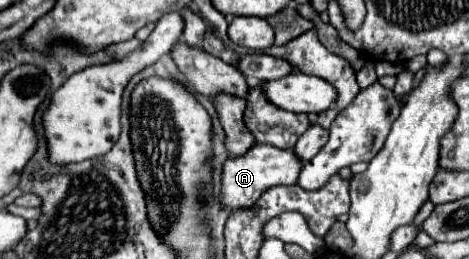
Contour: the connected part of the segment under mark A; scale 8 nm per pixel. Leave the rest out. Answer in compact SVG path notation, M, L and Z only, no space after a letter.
M263 143L255 145L241 157L229 157L223 165L221 177L221 203L231 209L251 207L259 195L273 185L295 185L303 161L293 151L279 151L279 147L267 147Z

